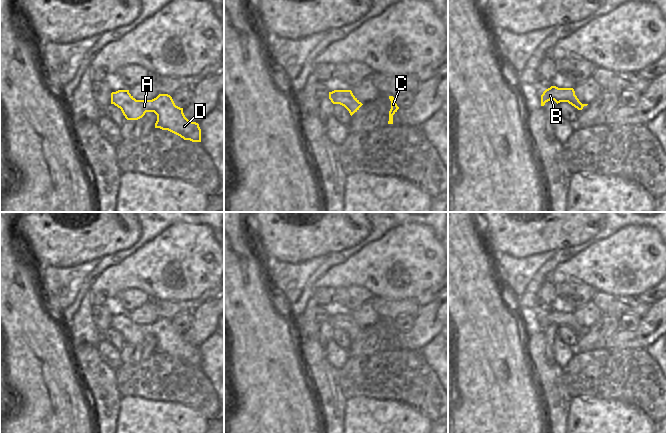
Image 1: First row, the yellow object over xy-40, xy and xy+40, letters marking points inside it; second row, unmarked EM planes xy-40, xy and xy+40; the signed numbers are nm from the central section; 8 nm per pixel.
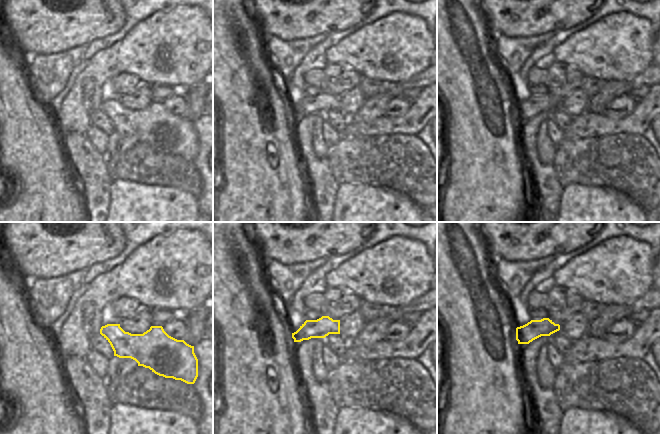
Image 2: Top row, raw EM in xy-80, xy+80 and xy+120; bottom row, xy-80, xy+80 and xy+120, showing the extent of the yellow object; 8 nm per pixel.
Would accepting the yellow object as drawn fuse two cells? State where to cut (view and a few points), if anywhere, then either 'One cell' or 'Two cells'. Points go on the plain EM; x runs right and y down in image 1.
No split. One cell.

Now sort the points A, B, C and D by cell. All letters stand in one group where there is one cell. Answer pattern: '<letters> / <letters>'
A B C D

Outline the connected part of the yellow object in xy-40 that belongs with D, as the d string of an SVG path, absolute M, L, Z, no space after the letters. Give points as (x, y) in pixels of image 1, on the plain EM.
M118 314L111 317L111 328L120 332L127 344L138 344L146 336L154 336L157 339L155 352L168 354L184 364L201 366L199 348L188 344L183 332L176 330L168 318L159 318L152 324L136 324L129 314Z

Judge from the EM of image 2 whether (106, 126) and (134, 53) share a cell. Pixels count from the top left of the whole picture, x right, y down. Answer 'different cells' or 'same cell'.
different cells

